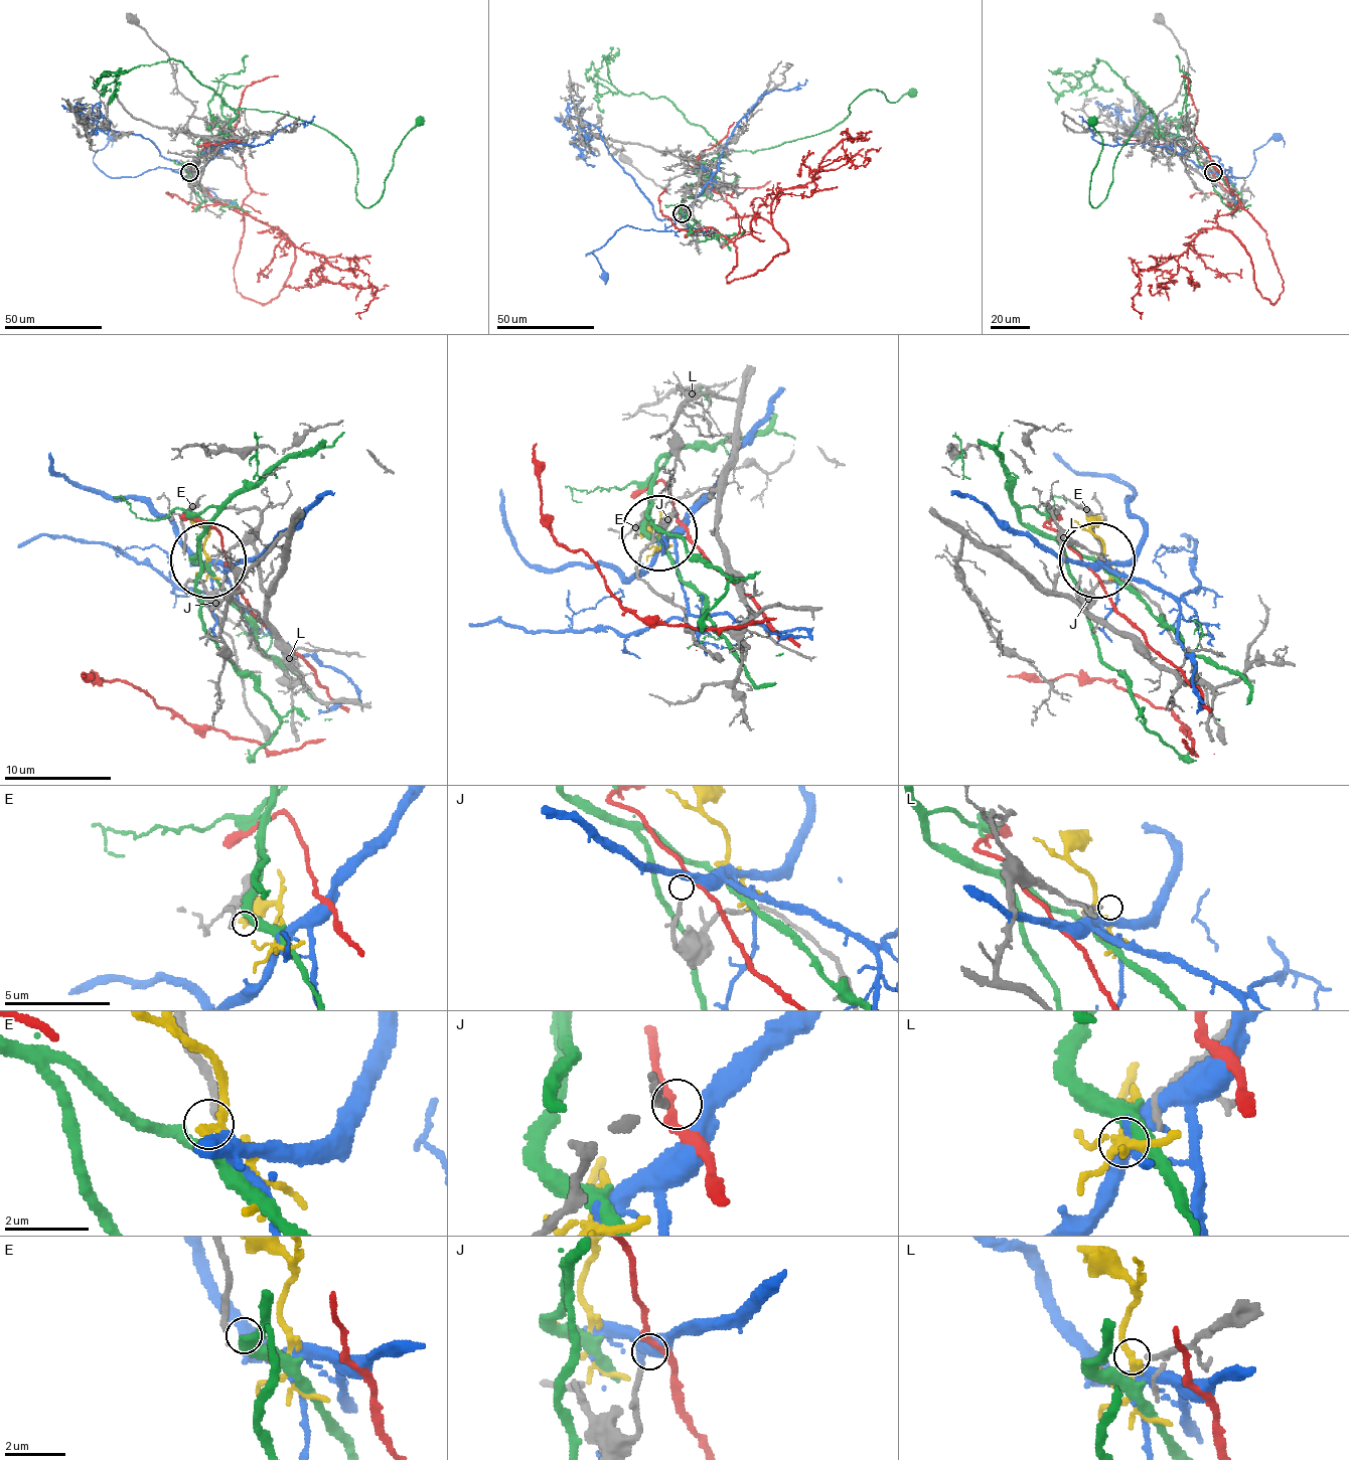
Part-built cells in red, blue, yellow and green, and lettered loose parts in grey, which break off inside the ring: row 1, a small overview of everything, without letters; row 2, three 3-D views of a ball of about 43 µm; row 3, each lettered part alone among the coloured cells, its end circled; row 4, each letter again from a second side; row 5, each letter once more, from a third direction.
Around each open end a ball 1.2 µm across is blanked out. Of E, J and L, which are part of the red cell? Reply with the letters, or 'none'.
J

